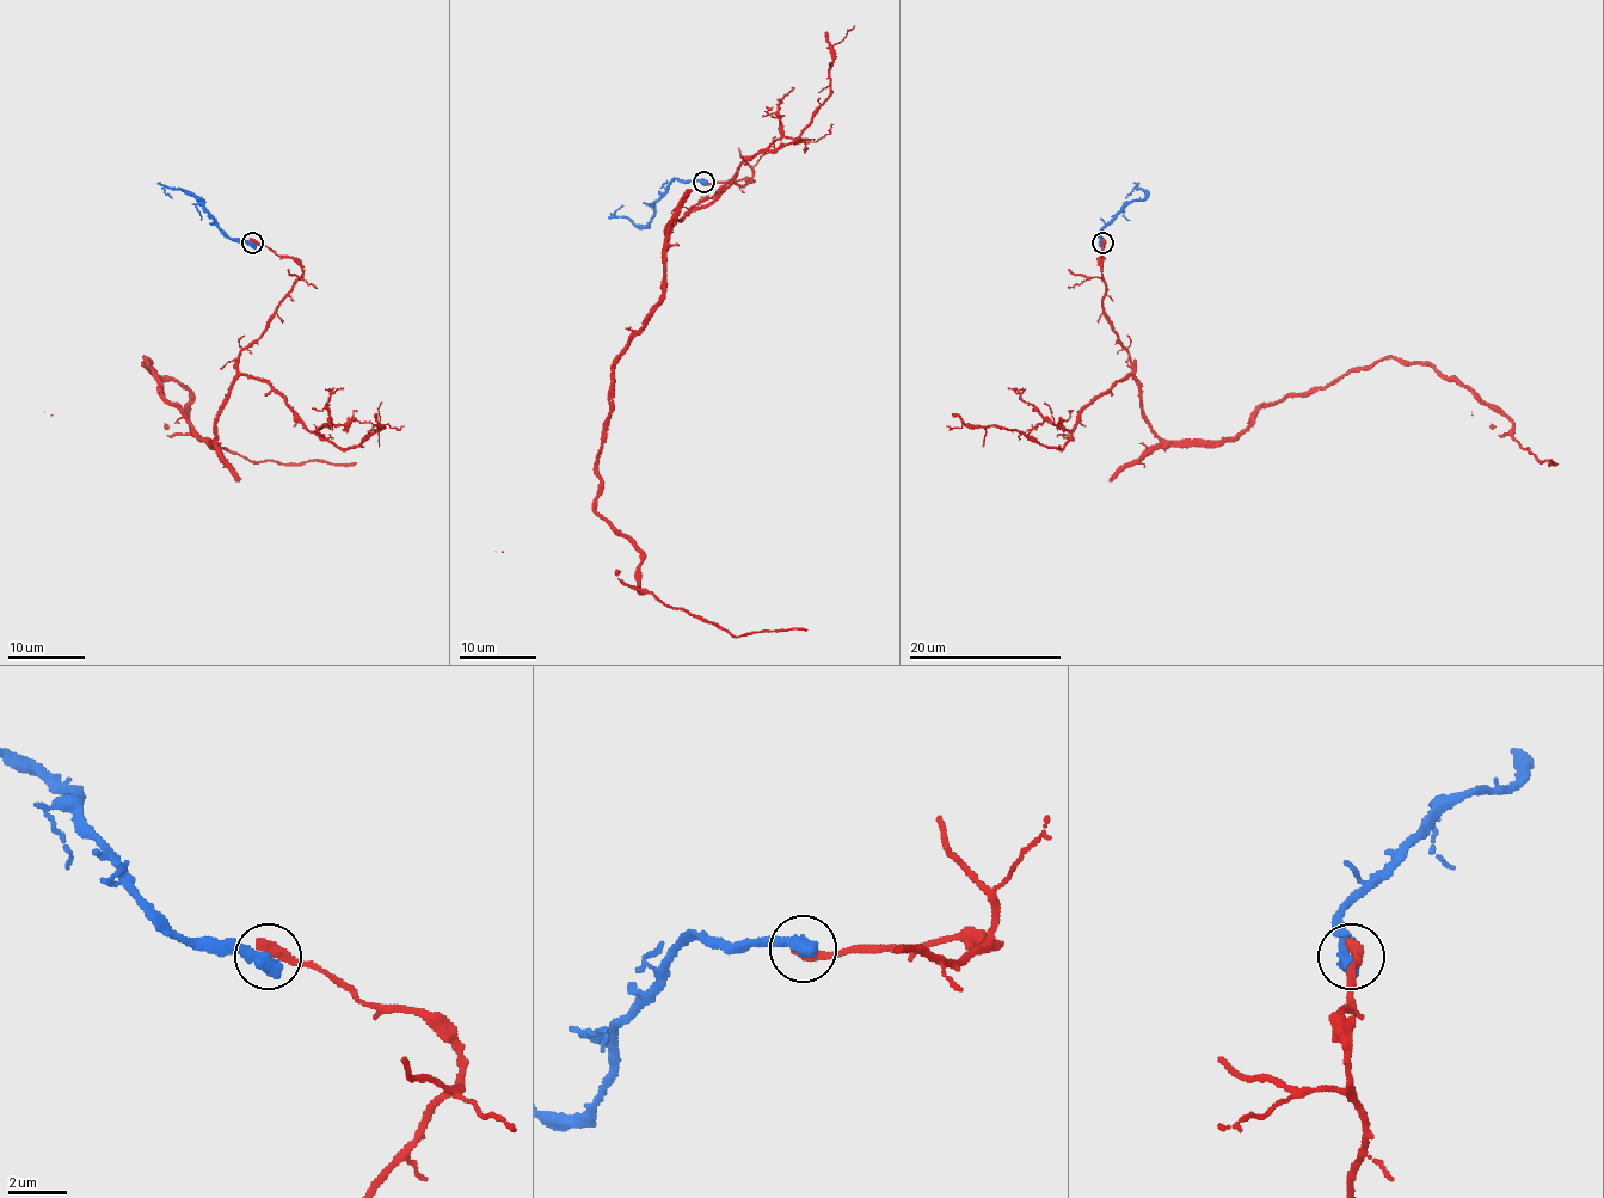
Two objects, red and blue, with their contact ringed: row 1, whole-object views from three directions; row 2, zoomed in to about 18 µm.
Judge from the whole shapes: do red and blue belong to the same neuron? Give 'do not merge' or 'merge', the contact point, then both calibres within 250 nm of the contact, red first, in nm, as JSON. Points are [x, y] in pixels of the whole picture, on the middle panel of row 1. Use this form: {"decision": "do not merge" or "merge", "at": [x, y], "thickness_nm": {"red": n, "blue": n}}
{"decision": "do not merge", "at": [704, 182], "thickness_nm": {"red": 400, "blue": 550}}

